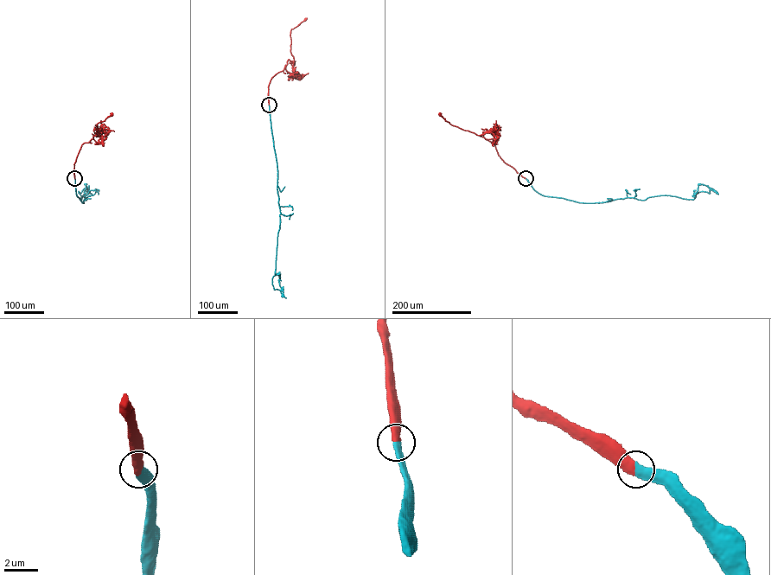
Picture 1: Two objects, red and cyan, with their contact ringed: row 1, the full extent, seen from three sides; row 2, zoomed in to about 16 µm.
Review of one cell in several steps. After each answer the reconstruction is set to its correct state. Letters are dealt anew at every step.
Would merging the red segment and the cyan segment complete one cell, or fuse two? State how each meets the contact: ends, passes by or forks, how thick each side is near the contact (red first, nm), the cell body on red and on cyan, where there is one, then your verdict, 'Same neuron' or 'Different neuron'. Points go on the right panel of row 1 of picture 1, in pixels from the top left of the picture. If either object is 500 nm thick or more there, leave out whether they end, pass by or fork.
Thickness 550 nm (red) against 500 nm. Soma of red: (439, 114). Soma of cyan: none. Same neuron

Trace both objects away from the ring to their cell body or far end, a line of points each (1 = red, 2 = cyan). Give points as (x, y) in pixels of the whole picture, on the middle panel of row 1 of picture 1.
1: (269, 105), (270, 79), (283, 70), (288, 60), (293, 62), (290, 51), (290, 29), (305, 19)
2: (269, 105), (280, 213), (275, 275), (272, 279), (274, 290), (281, 289), (278, 279), (281, 280)

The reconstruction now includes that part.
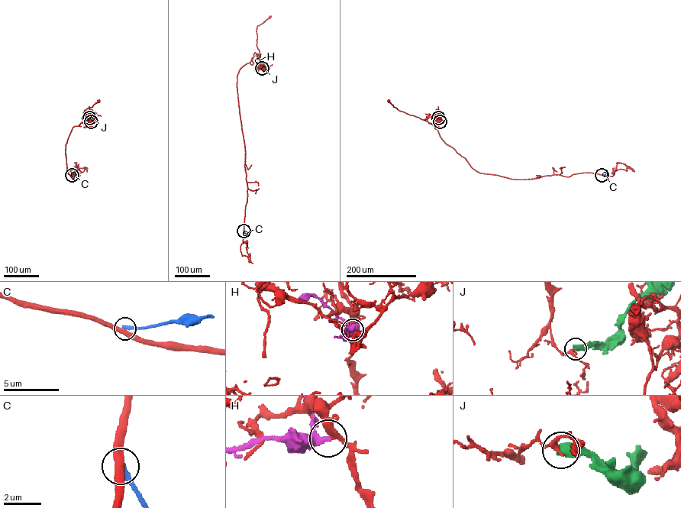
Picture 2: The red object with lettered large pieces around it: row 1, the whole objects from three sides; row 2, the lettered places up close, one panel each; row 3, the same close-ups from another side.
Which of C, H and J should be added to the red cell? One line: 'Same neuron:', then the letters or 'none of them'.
Same neuron: none of them

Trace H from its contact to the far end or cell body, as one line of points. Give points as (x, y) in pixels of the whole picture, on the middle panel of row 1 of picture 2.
H: (261, 67), (257, 57)

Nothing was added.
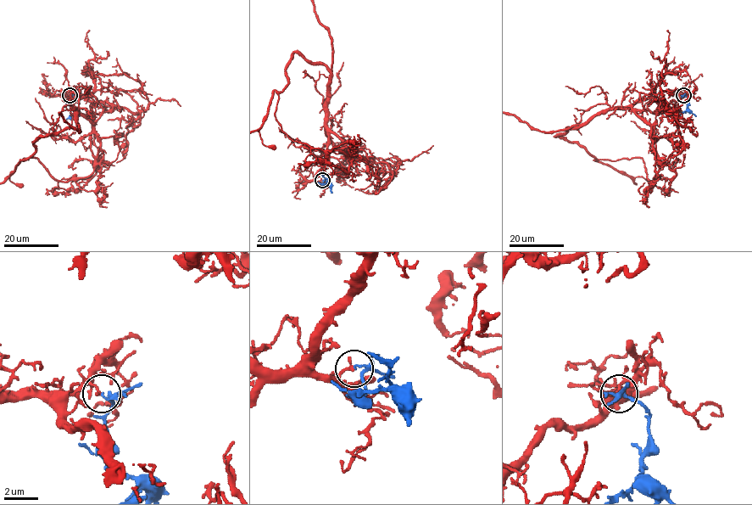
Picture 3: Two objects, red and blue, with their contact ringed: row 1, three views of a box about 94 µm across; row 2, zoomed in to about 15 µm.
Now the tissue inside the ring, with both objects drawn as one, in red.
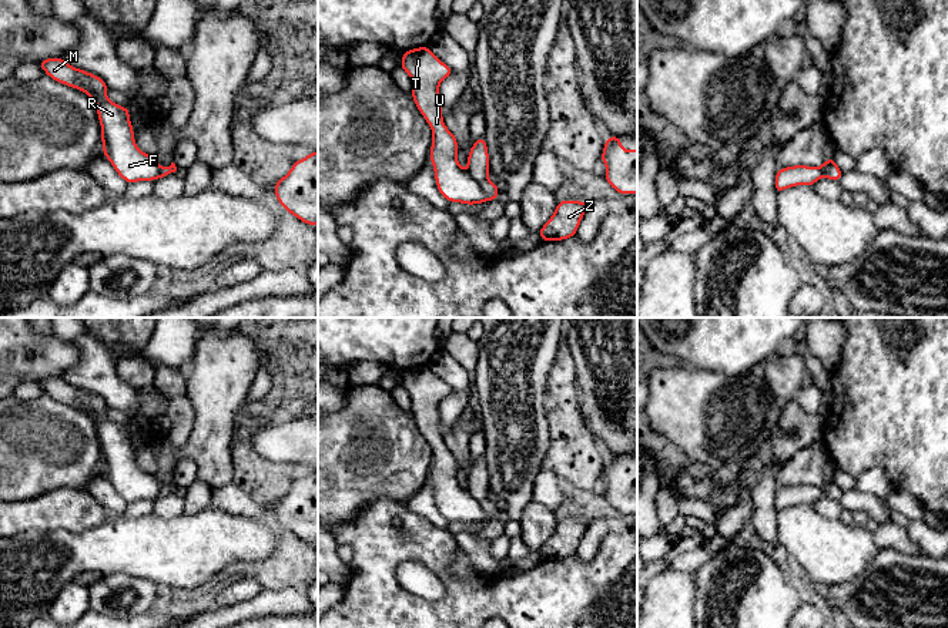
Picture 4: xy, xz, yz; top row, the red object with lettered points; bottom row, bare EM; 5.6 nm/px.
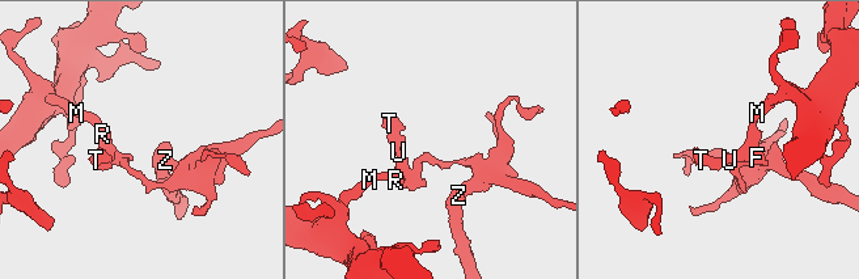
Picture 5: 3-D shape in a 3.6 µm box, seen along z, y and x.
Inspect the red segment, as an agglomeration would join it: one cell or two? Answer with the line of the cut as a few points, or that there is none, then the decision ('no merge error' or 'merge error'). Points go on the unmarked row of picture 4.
cut in xz along (466, 490), (478, 501), (488, 519); merge error

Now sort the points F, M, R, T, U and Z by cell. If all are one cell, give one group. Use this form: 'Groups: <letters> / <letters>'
Groups: F M R T U / Z

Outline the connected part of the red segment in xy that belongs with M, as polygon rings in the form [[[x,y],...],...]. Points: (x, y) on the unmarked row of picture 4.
[[[61,376],[44,377],[37,383],[54,400],[80,409],[94,420],[101,444],[101,471],[127,503],[158,497],[161,486],[155,476],[143,471],[134,460],[128,426],[108,419],[103,397],[70,384]]]

